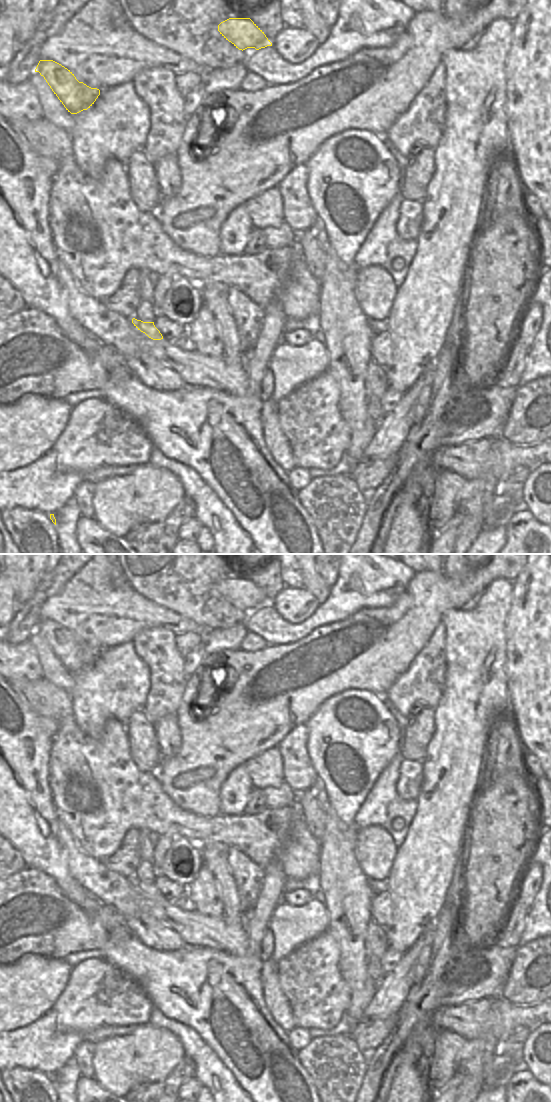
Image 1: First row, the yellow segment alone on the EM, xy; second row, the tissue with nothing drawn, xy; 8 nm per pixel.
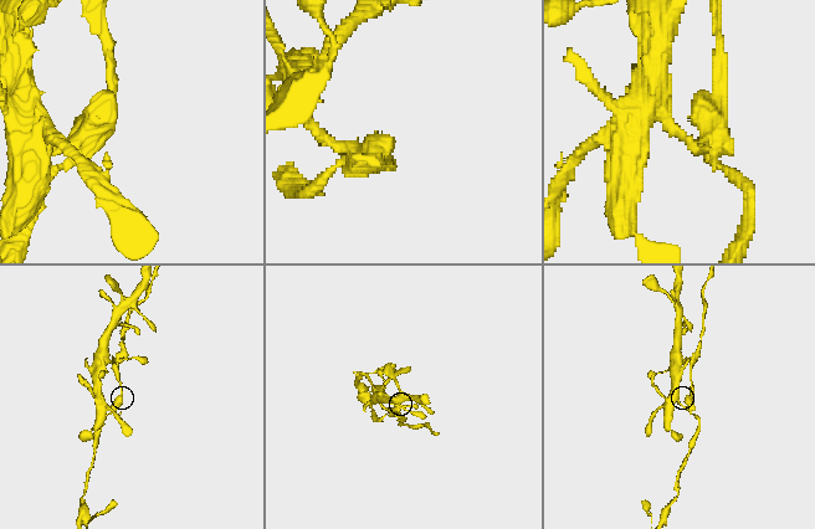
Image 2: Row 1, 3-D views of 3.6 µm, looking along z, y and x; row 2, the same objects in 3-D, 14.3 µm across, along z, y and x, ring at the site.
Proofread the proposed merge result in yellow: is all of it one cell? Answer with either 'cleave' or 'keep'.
cleave

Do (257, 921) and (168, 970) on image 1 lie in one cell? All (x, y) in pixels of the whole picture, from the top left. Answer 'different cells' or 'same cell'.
same cell

